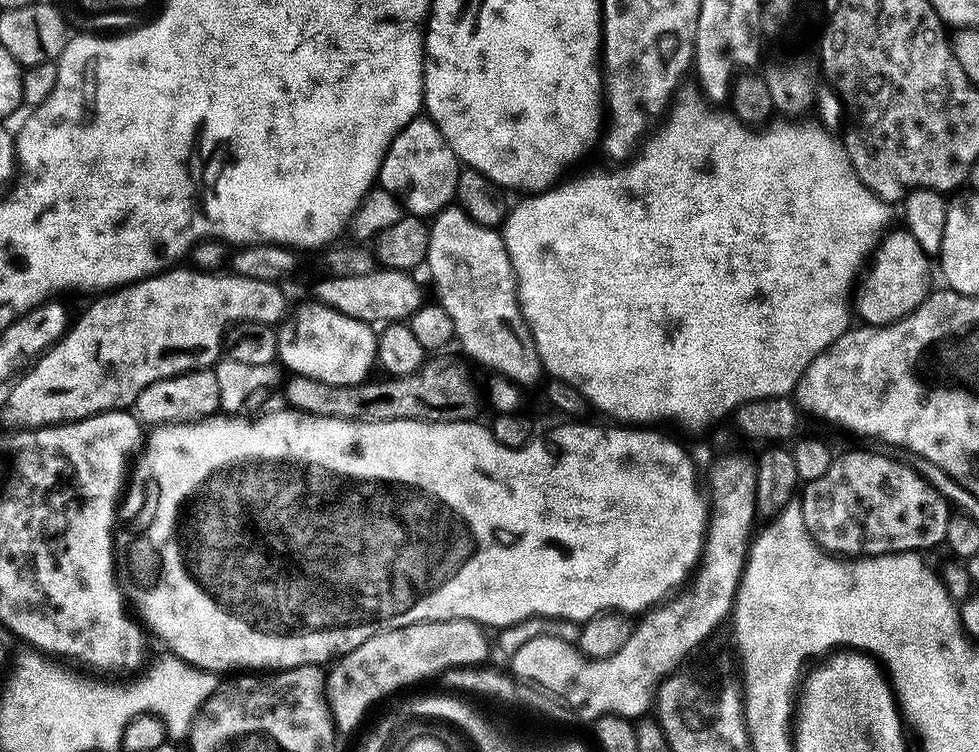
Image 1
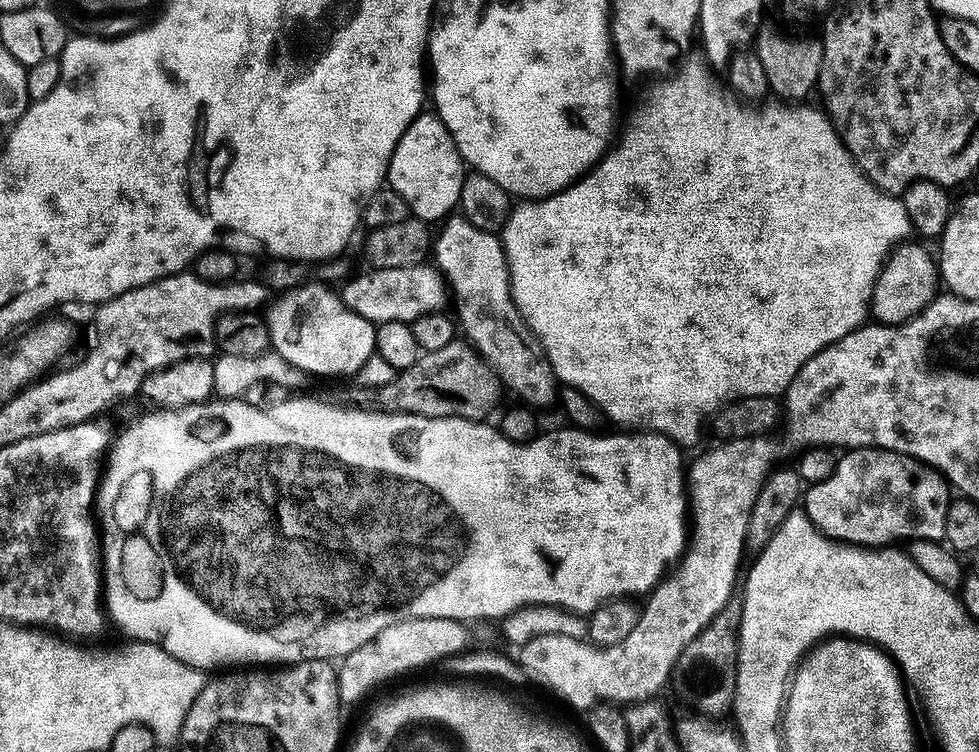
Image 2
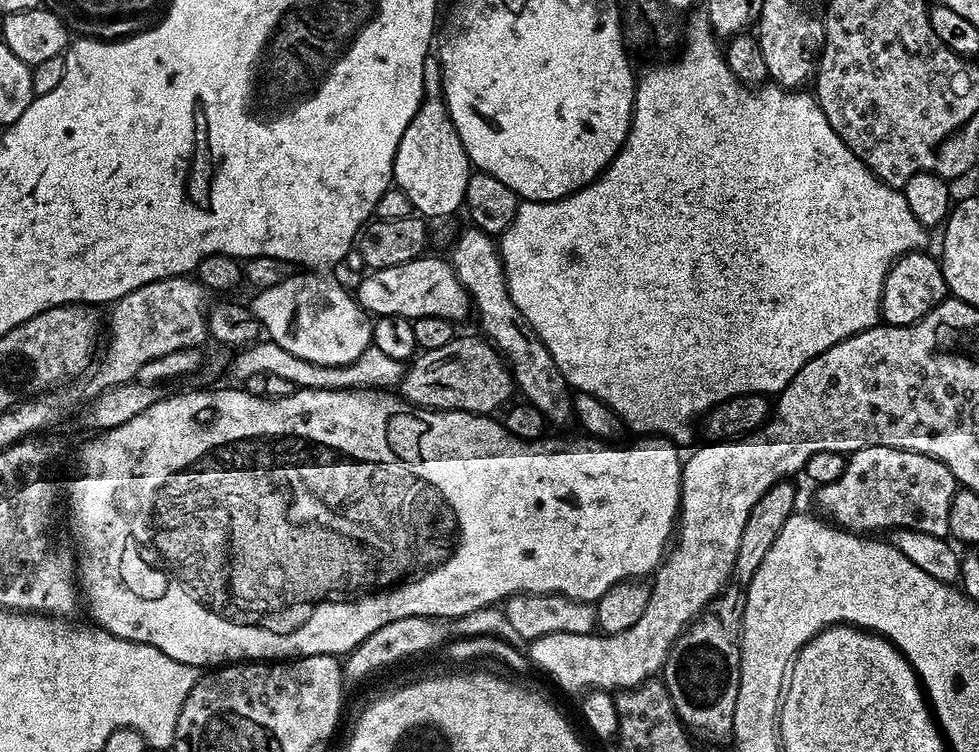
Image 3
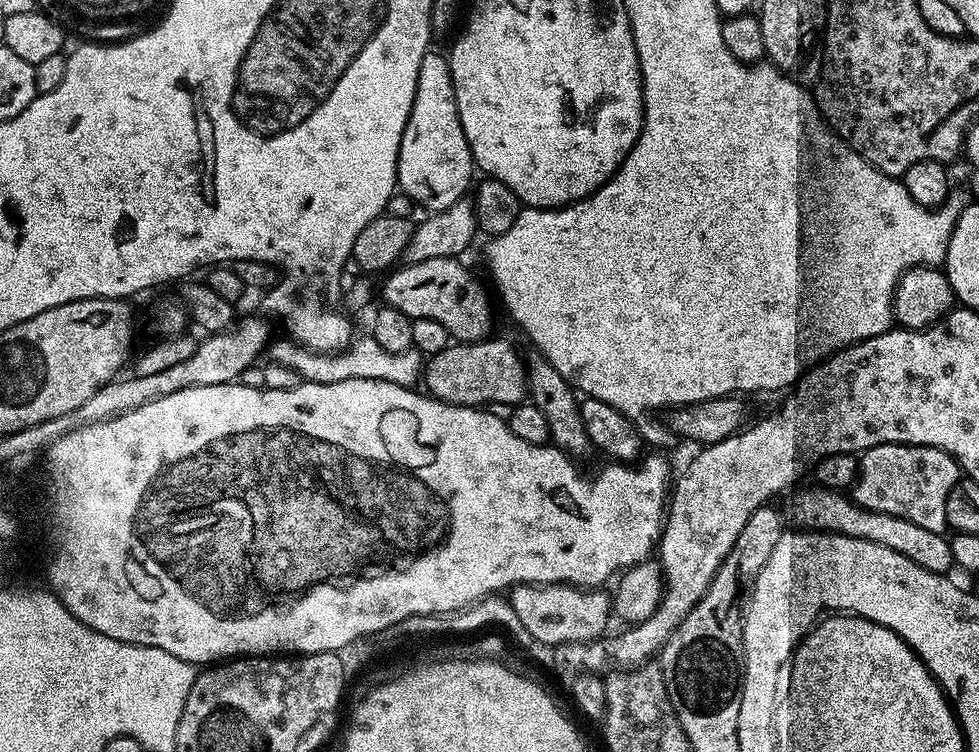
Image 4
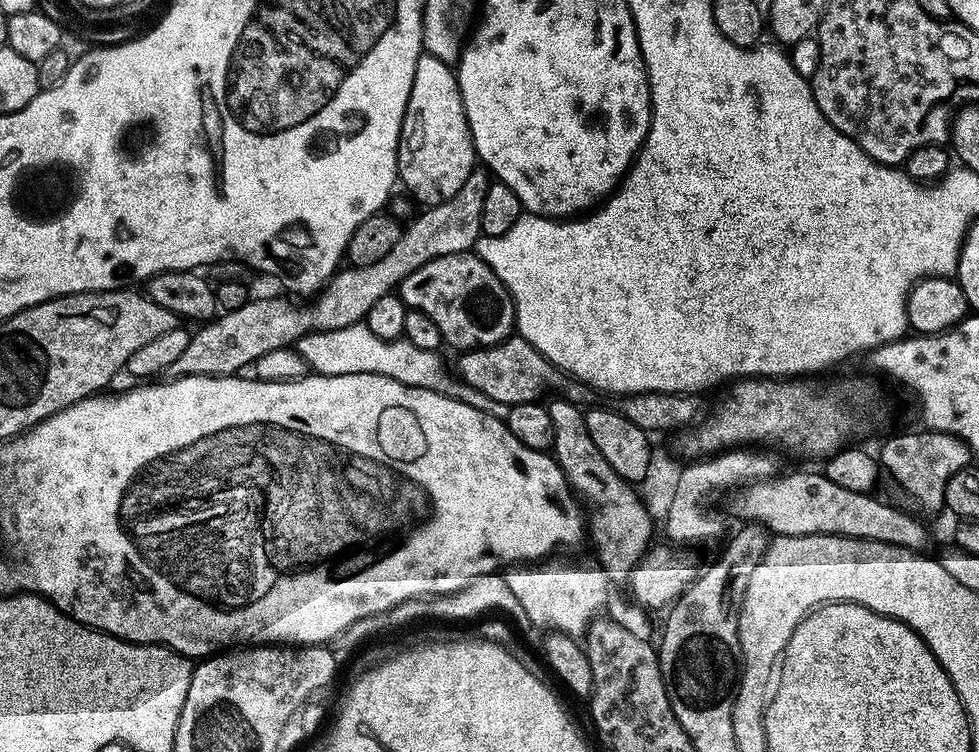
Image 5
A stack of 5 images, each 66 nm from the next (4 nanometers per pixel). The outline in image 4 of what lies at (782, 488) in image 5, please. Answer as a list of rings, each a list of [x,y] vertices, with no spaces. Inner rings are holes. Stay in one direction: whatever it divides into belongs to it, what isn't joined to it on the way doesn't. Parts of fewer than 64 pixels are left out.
[[[811,486],[800,492],[786,507],[786,516],[792,520],[797,529],[814,532],[831,532],[838,536],[862,538],[870,542],[878,542],[882,546],[890,546],[890,550],[898,550],[902,558],[910,558],[922,570],[930,570],[941,574],[953,571],[952,541],[944,532],[926,530],[923,526],[914,526],[914,522],[906,522],[906,518],[894,518],[892,514],[878,514],[858,506],[843,491],[831,488]]]

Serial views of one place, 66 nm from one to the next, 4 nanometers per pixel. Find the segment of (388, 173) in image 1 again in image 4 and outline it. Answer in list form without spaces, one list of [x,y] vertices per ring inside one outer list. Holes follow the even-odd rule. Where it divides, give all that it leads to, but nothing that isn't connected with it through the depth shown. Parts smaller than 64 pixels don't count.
[[[430,50],[422,58],[422,66],[418,66],[418,86],[400,143],[396,163],[399,191],[409,196],[413,205],[420,207],[421,204],[429,213],[441,212],[465,199],[467,192],[464,191],[468,183],[469,188],[473,183],[472,172],[472,151],[458,118],[447,55],[439,56],[436,50]]]

